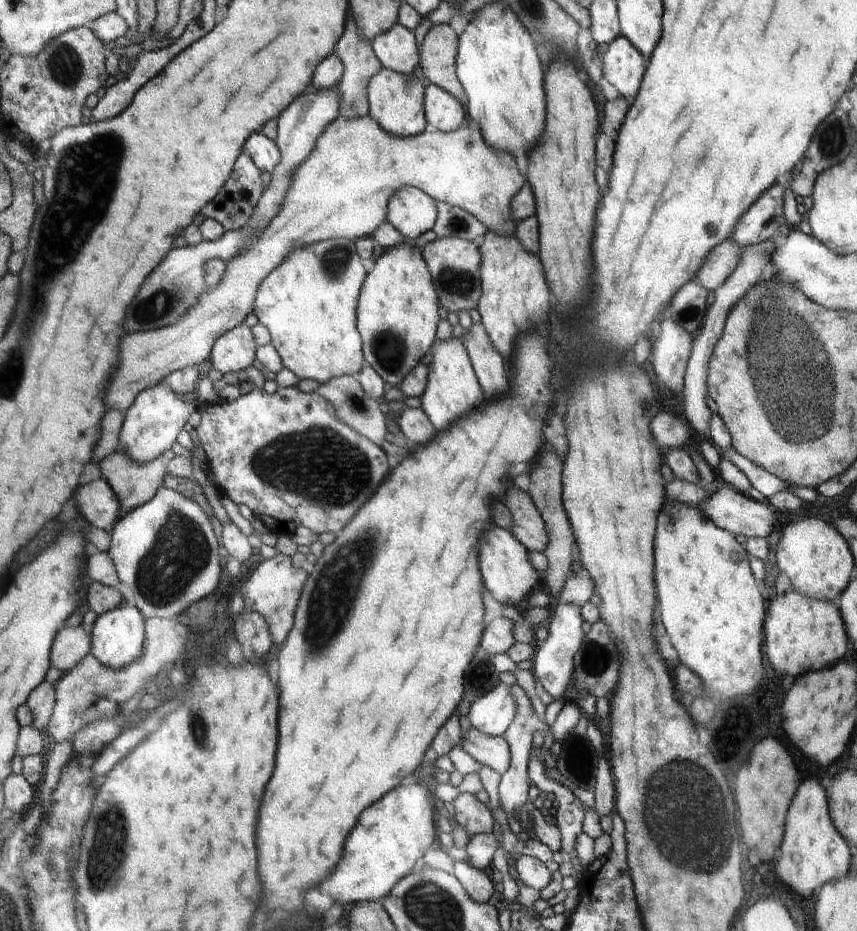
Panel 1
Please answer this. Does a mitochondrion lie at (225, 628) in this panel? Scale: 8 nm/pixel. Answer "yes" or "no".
no

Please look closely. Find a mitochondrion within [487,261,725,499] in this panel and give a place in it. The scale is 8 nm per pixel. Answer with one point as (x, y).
(689, 313)

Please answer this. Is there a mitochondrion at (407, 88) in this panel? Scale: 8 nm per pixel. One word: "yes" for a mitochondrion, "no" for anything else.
yes

